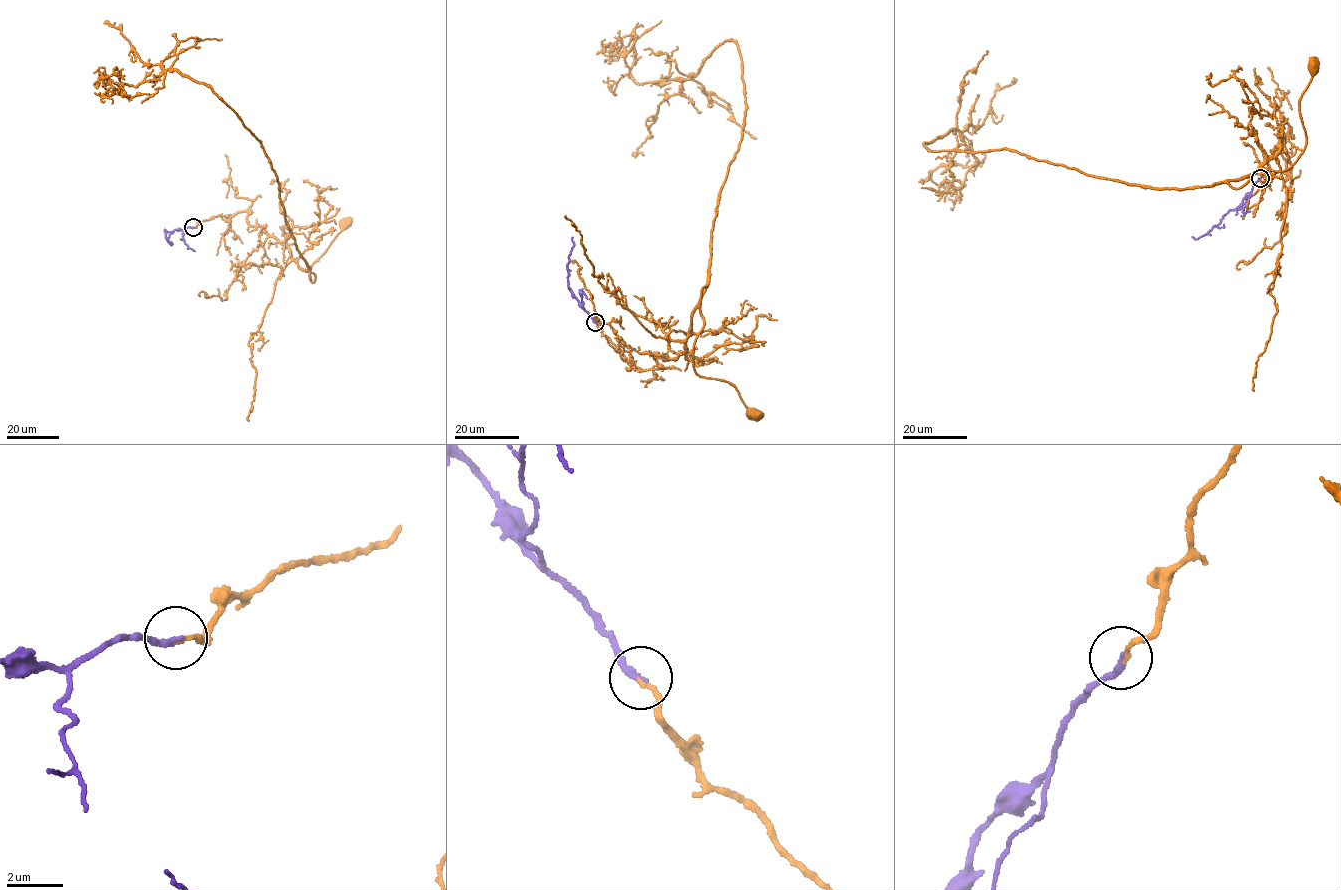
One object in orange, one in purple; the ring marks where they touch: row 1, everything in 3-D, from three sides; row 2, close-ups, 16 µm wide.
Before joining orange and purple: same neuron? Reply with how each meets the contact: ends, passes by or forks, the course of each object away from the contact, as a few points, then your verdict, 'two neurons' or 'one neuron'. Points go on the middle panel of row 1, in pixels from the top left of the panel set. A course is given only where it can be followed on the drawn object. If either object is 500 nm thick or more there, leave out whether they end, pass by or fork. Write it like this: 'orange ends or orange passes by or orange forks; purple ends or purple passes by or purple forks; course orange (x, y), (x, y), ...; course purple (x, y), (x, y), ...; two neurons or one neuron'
orange ends; purple ends; course orange (595, 323), (638, 370), (686, 350), (746, 108), (730, 39), (690, 78), (634, 81), (633, 34), (608, 64); course purple (595, 323), (568, 288), (566, 267), (574, 245), (572, 237); one neuron

